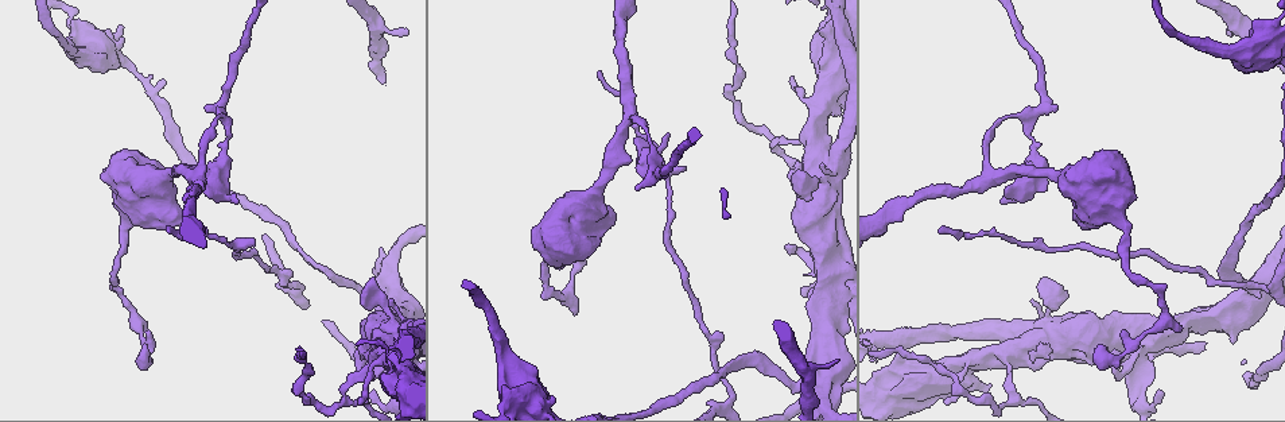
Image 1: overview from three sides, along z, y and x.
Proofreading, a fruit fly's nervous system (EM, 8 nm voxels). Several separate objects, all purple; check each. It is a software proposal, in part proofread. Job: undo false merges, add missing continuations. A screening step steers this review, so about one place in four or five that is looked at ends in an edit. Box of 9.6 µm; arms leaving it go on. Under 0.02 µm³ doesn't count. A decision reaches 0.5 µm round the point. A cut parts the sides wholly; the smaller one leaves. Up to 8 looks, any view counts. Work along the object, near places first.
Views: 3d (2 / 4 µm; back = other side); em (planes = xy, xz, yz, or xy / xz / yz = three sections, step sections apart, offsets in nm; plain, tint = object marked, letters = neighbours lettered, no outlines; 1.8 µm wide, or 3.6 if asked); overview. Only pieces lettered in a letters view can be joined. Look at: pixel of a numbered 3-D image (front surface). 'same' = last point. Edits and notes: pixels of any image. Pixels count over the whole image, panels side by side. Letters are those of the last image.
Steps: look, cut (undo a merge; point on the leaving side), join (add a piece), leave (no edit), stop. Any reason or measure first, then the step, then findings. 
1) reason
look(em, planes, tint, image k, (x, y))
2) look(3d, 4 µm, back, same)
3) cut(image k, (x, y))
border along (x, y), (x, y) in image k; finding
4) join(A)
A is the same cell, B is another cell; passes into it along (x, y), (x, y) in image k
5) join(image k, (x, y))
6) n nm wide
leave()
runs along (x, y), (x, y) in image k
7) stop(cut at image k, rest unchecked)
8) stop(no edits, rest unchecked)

side arm on a straight run
look(3d, 4 µm, image 1, (977, 359))

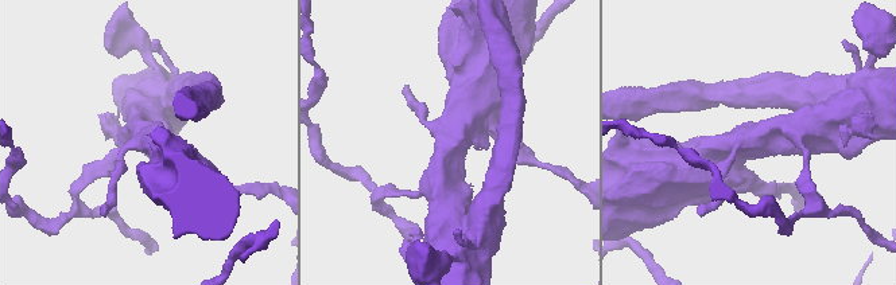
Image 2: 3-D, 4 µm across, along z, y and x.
look(em, planes, tint, image 2, (750, 139))

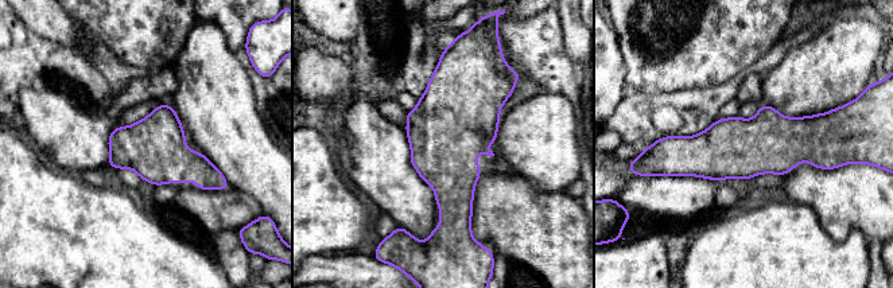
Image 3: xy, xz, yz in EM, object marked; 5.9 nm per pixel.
see the neighbours
look(em, planes, letters, same)

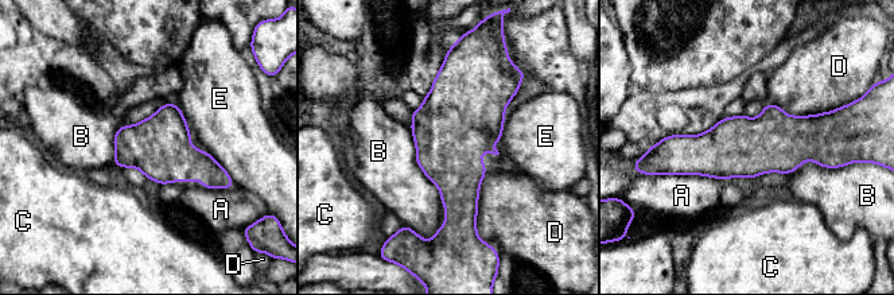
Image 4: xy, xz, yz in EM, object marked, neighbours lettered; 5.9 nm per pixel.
B touches over 480 nm
leave()
A, B, C, D and E are other cells; runs along (831, 138), (726, 151), (669, 151) in image 4; all the same neuron

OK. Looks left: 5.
thick turns thin
look(em, 3.6 µm, planes, tint, image 1, (827, 215))

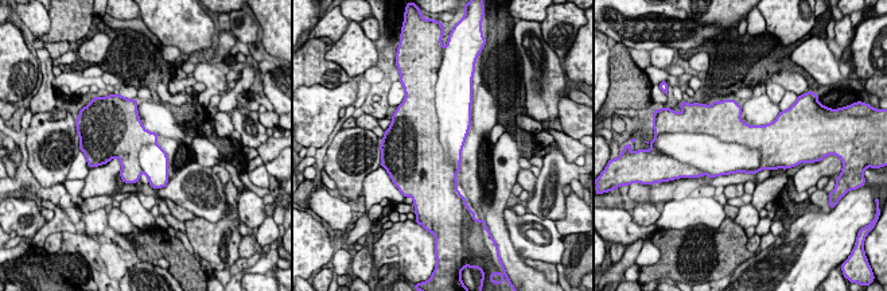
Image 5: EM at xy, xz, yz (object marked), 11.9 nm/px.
see the neighbours
look(em, 3.6 µm, planes, letters, same)

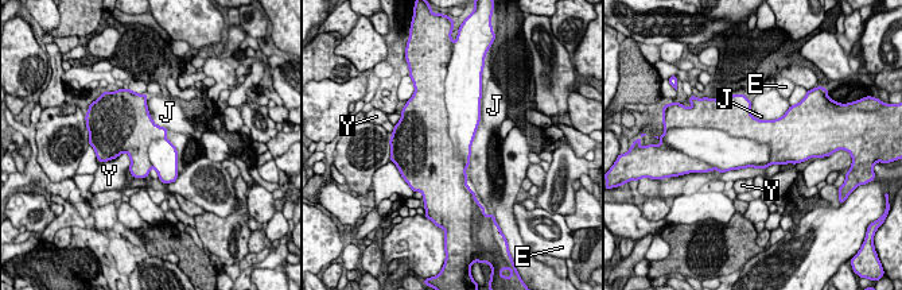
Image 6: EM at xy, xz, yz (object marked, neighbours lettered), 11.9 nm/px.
500 nm wide
cut(image 6, (733, 153))
E, J and Y are other cells; border along (710, 127), (765, 143), (769, 162) in image 6; two neurons meet here

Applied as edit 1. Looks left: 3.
stop(cut at image 6, rest unchecked)

